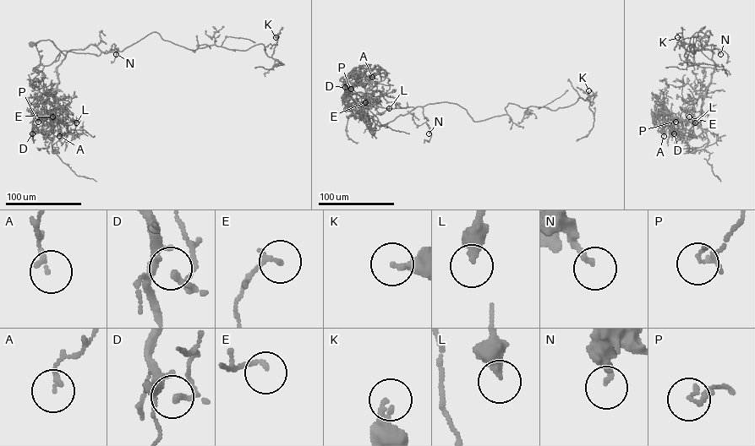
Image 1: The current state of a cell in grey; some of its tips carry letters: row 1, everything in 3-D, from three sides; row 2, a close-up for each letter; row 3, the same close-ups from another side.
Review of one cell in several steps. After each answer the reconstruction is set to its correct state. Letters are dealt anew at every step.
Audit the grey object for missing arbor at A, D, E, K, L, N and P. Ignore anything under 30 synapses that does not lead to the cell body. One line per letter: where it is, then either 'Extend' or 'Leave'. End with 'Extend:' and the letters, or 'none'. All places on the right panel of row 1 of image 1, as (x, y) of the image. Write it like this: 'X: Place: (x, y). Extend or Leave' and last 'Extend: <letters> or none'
A: Place: (664, 136). Leave
D: Place: (674, 133). Leave
E: Place: (689, 116). Leave
K: Place: (677, 37). Leave
L: Place: (695, 122). Leave
N: Place: (720, 54). Leave
P: Place: (675, 122). Leave
Extend: none

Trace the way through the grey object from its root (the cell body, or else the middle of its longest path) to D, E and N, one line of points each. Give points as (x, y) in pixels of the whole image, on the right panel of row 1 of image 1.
D: (683, 44), (678, 40), (694, 45), (714, 67), (703, 100), (702, 133), (674, 133)
E: (683, 44), (678, 40), (694, 45), (714, 65), (710, 84), (703, 100), (700, 121), (692, 123), (689, 116)
N: (683, 44), (710, 59), (712, 51), (702, 44), (693, 52), (716, 48), (720, 54)

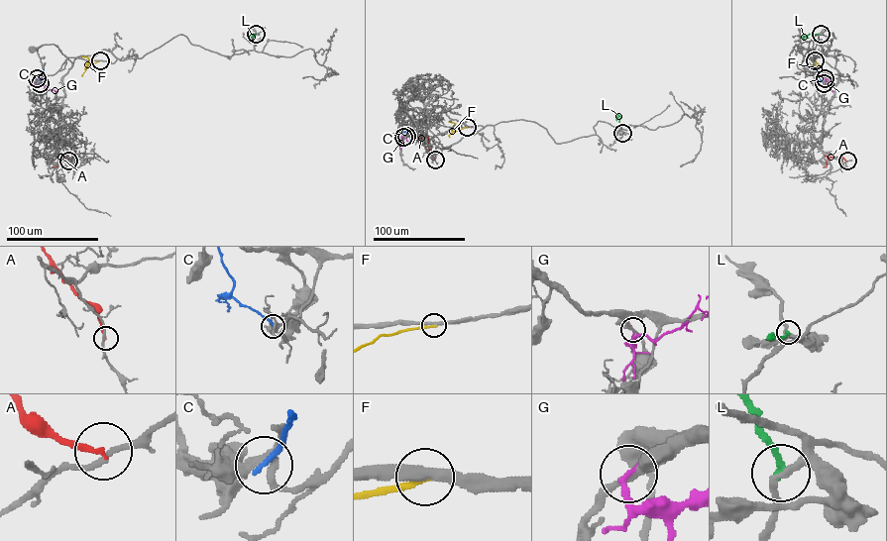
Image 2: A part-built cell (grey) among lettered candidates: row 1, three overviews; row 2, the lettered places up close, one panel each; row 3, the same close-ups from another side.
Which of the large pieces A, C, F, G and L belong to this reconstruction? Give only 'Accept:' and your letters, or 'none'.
Accept: none

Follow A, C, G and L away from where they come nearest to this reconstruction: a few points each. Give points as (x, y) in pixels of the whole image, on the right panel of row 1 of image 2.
A: (847, 161), (841, 157), (828, 158), (827, 166), (823, 167)
C: (824, 83), (816, 67), (813, 73)
G: (825, 78), (829, 77), (826, 87), (833, 91)
L: (821, 34), (804, 36), (808, 38)

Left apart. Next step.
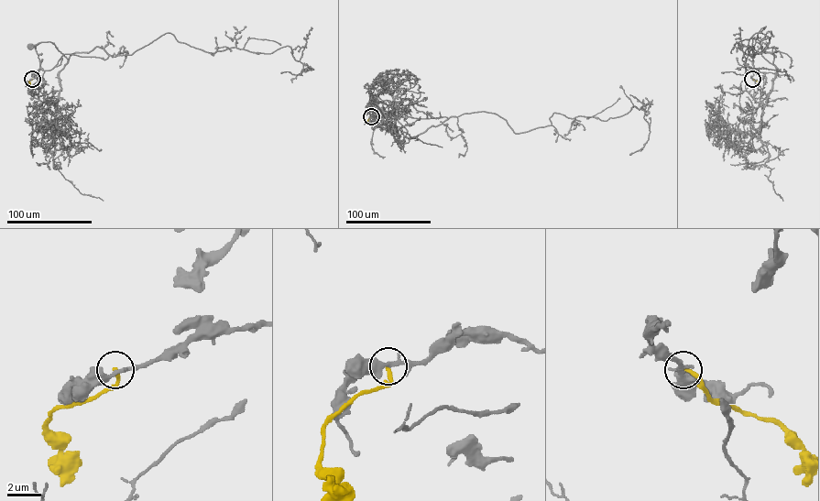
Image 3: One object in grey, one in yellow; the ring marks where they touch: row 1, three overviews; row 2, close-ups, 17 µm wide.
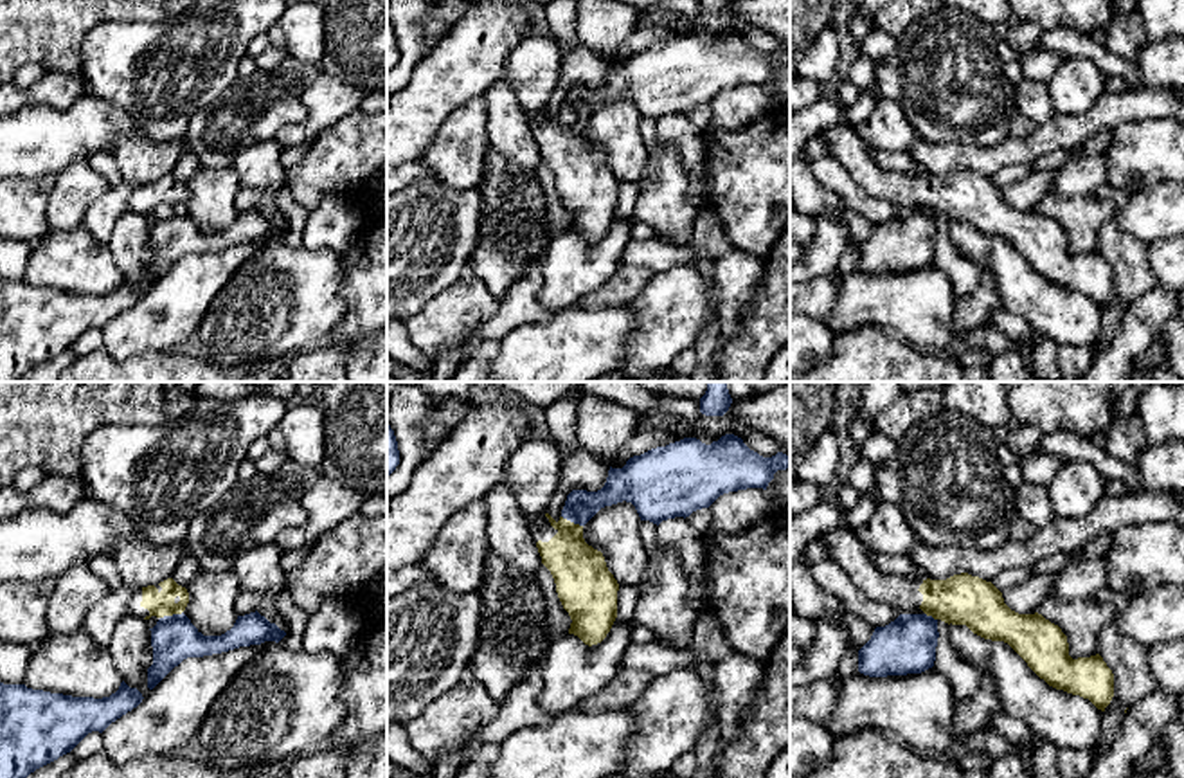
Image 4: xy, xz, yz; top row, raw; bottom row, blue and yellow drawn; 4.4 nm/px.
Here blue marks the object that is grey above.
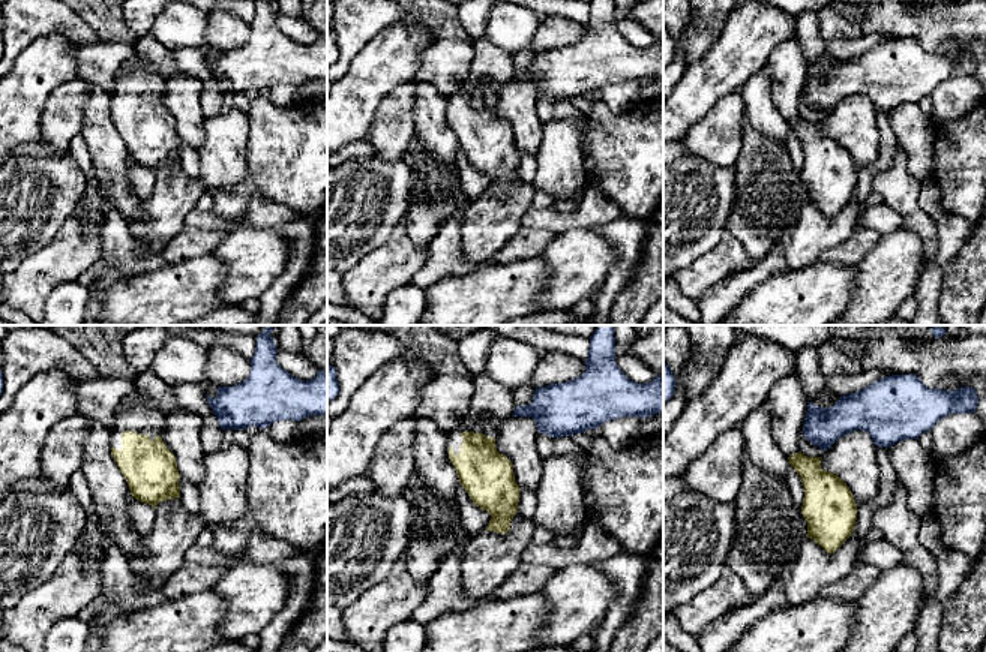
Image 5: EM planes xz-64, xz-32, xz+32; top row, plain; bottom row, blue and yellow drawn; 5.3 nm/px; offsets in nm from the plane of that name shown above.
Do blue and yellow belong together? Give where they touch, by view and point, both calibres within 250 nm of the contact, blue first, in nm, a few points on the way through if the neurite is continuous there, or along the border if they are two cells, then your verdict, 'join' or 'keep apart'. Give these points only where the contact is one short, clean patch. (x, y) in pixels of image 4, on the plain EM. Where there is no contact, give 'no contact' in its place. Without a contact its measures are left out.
xy (171, 213) | 200/110 nm | along xy (182, 208), (161, 215) | keep apart

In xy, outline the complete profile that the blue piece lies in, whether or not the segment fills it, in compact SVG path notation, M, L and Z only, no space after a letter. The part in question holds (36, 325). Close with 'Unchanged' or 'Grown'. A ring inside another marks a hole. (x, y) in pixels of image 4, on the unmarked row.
M124 277L110 294L72 294L0 279L0 382L18 382L70 349L88 330L103 330L142 299Z. Unchanged

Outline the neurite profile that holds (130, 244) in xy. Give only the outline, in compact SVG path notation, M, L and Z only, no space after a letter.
M130 209L122 213L113 225L106 247L112 250L121 276L146 294L151 288L148 285L148 265L153 261L151 227L148 218Z

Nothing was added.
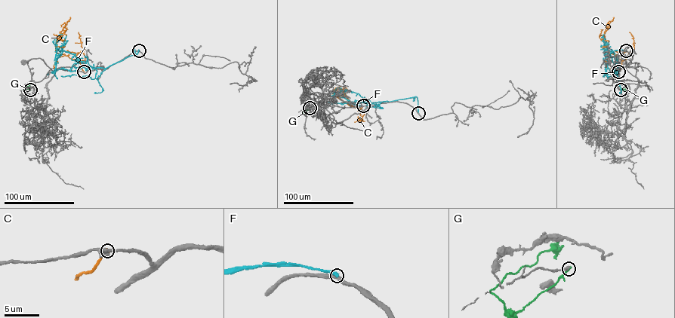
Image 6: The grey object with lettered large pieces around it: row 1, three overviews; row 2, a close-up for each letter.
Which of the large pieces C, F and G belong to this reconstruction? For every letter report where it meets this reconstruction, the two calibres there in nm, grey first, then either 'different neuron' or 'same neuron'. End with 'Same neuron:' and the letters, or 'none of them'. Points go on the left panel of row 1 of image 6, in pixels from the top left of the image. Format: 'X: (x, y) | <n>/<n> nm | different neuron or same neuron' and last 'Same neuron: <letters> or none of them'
C: (84, 71) | 850/500 nm | different neuron
F: (139, 50) | 420/420 nm | different neuron
G: (30, 90) | 460/280 nm | different neuron
Same neuron: none of them

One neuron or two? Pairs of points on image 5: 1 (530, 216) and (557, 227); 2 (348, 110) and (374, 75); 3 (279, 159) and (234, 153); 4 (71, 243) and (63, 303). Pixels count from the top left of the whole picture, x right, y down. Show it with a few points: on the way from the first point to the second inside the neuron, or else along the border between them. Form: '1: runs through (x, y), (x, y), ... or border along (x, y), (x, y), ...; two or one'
1: runs through (536, 219), (551, 221); one
2: runs through (353, 101), (365, 84); one
3: border along (249, 120), (246, 176), (231, 188); two
4: border along (75, 279), (60, 282), (50, 293), (45, 309); two

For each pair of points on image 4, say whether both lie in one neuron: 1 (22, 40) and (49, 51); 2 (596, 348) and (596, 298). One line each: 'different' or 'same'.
1: same
2: different

